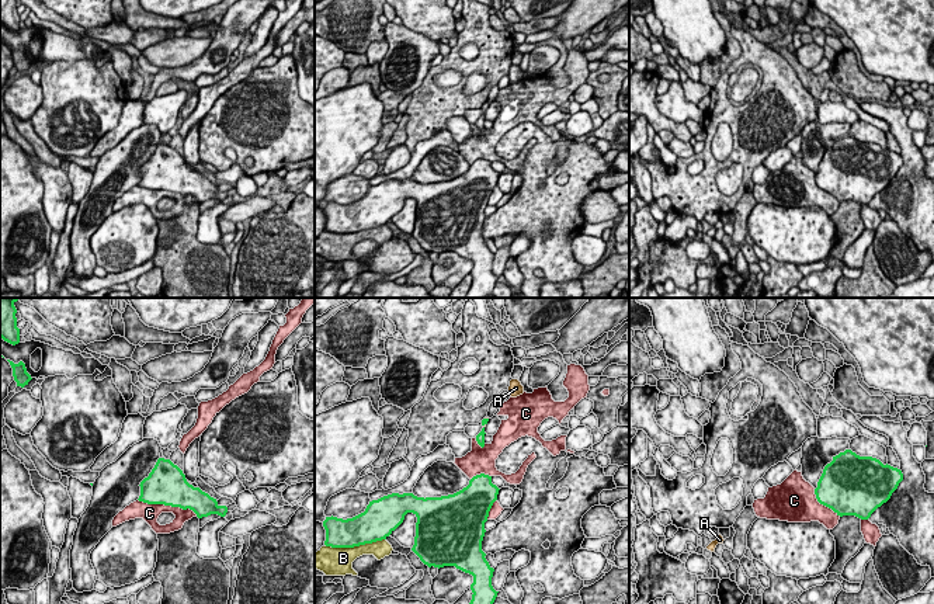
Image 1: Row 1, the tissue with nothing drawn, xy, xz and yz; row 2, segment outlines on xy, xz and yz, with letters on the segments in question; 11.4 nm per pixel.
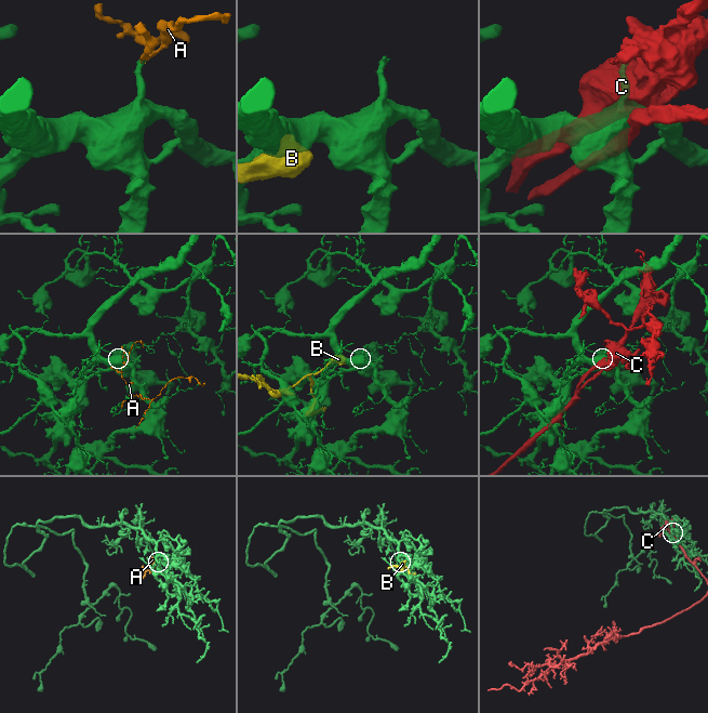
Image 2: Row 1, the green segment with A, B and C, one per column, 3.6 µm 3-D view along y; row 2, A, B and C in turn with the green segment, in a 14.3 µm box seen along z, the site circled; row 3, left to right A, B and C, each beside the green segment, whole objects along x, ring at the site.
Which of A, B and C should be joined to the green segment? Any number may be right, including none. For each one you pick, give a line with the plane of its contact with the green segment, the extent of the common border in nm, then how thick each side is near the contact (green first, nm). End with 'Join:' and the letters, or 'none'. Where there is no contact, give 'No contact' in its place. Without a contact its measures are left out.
A: Touches green in xz. Shared border 50 nm. Thickness 60 nm (green) against 30 nm
Join: A

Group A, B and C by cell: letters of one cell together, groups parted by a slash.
A / B / C

